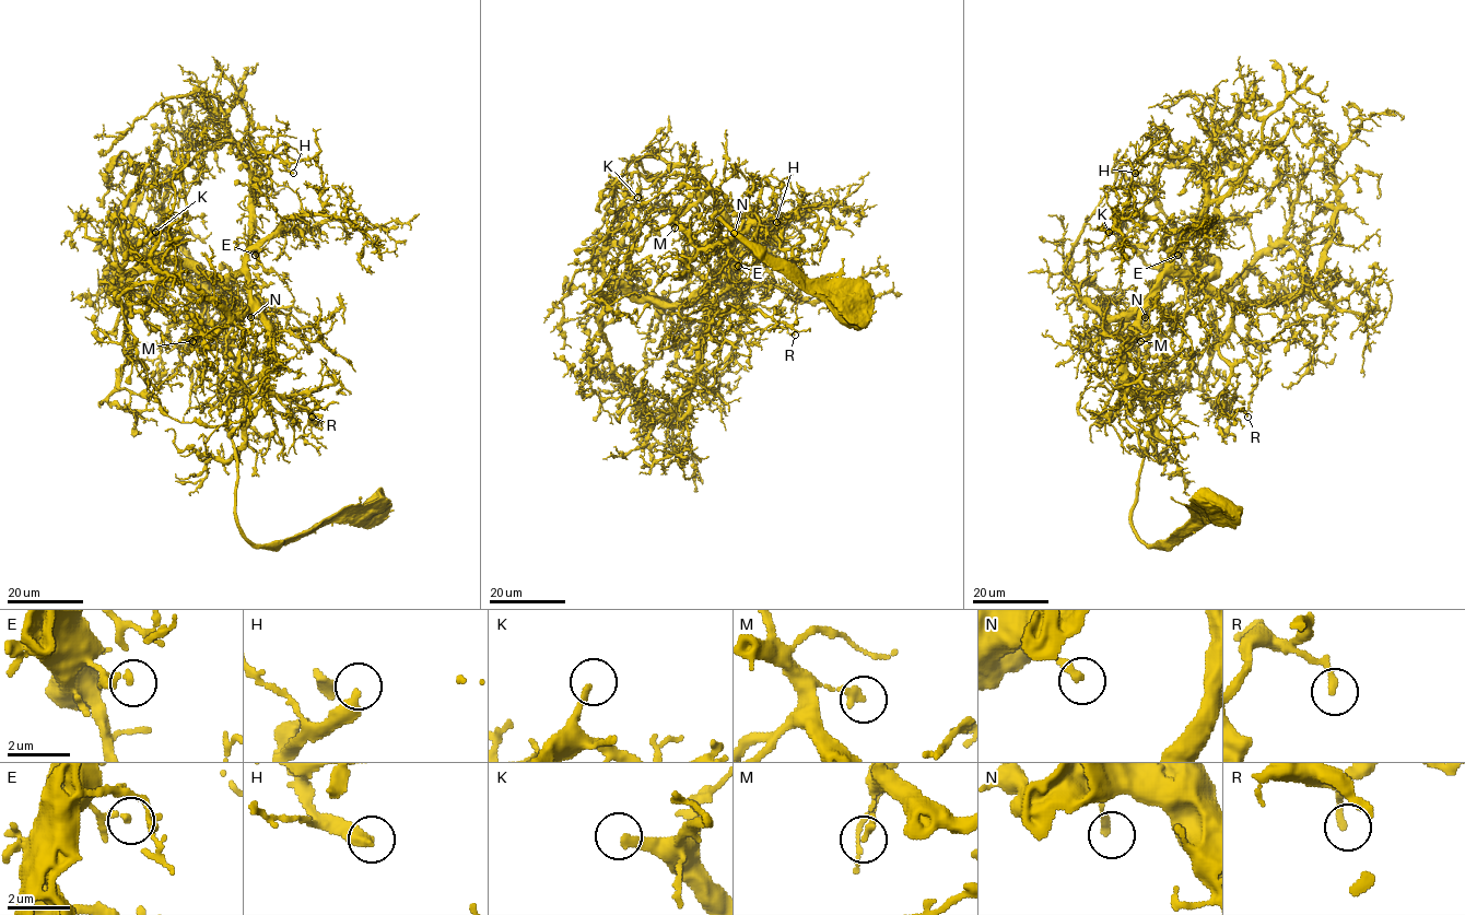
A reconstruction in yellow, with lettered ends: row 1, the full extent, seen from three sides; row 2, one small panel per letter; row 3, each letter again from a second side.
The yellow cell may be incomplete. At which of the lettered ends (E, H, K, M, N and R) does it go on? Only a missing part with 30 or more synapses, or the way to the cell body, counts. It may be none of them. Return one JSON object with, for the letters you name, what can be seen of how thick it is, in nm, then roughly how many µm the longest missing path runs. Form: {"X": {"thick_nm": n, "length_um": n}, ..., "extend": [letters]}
{"K": {"thick_nm": 240, "length_um": 20}, "extend": ["K"]}

